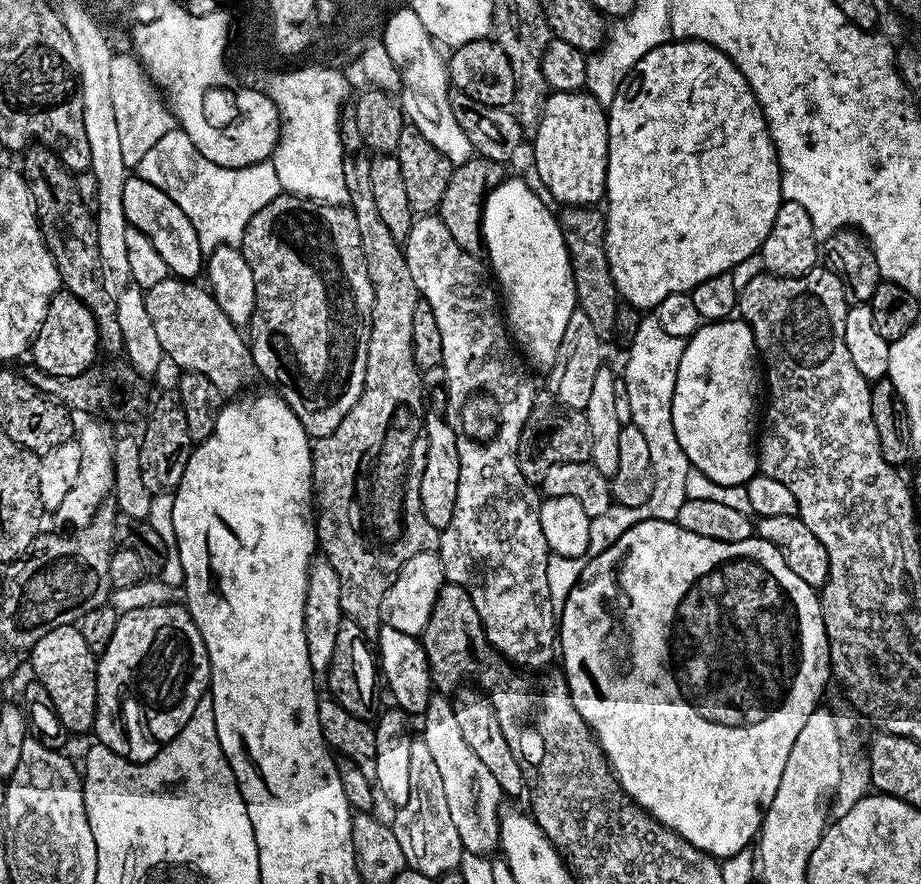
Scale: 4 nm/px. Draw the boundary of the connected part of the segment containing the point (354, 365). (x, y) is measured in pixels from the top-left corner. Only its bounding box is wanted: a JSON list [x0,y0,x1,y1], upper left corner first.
[238,194,374,437]

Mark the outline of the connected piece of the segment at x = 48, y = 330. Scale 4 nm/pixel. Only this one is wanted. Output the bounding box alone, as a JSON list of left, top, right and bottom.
[30,290,100,376]

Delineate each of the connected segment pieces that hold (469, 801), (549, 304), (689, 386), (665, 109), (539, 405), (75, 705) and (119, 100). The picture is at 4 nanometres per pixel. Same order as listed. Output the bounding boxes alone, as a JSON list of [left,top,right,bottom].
[[422,694,502,856],[482,178,578,370],[672,318,762,488],[603,38,782,310],[516,394,592,486],[30,624,98,733],[110,55,177,170]]

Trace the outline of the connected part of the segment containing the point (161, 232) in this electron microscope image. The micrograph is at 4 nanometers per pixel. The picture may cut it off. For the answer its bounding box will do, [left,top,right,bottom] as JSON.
[122,174,202,281]

